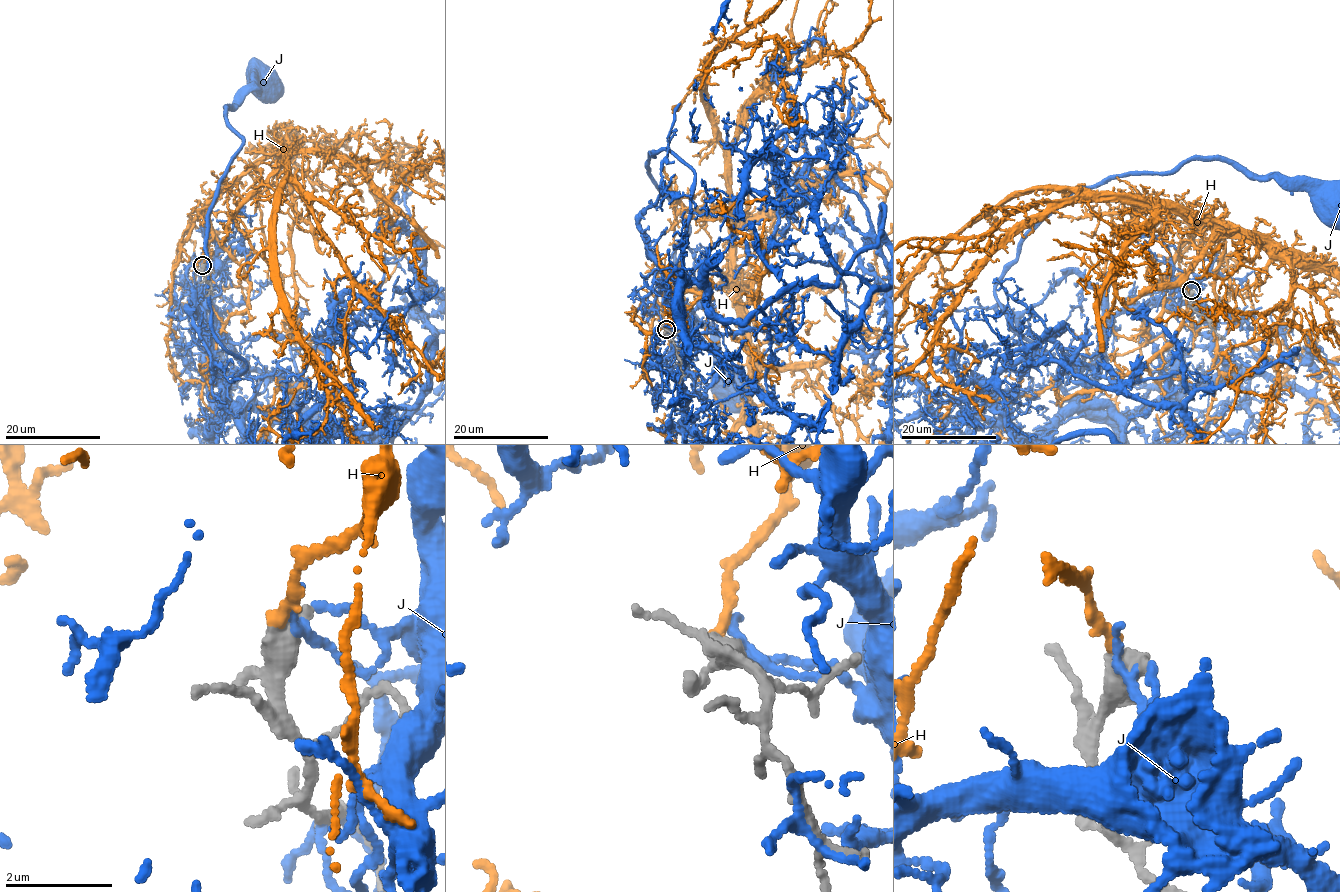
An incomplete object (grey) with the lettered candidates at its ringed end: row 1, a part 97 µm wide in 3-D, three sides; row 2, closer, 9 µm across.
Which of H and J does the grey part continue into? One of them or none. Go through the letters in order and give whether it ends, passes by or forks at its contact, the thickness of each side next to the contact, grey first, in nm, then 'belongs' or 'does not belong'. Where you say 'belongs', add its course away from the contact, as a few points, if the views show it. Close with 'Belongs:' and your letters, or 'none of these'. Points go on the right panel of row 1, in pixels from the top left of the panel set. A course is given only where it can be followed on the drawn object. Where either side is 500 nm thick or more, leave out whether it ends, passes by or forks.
H: it ends there; 380 nm thick on the grey side, 190 nm on the other; belongs
J: it ends there; 380 nm thick on the grey side, 190 nm on the other; does not belong
Belongs: H

